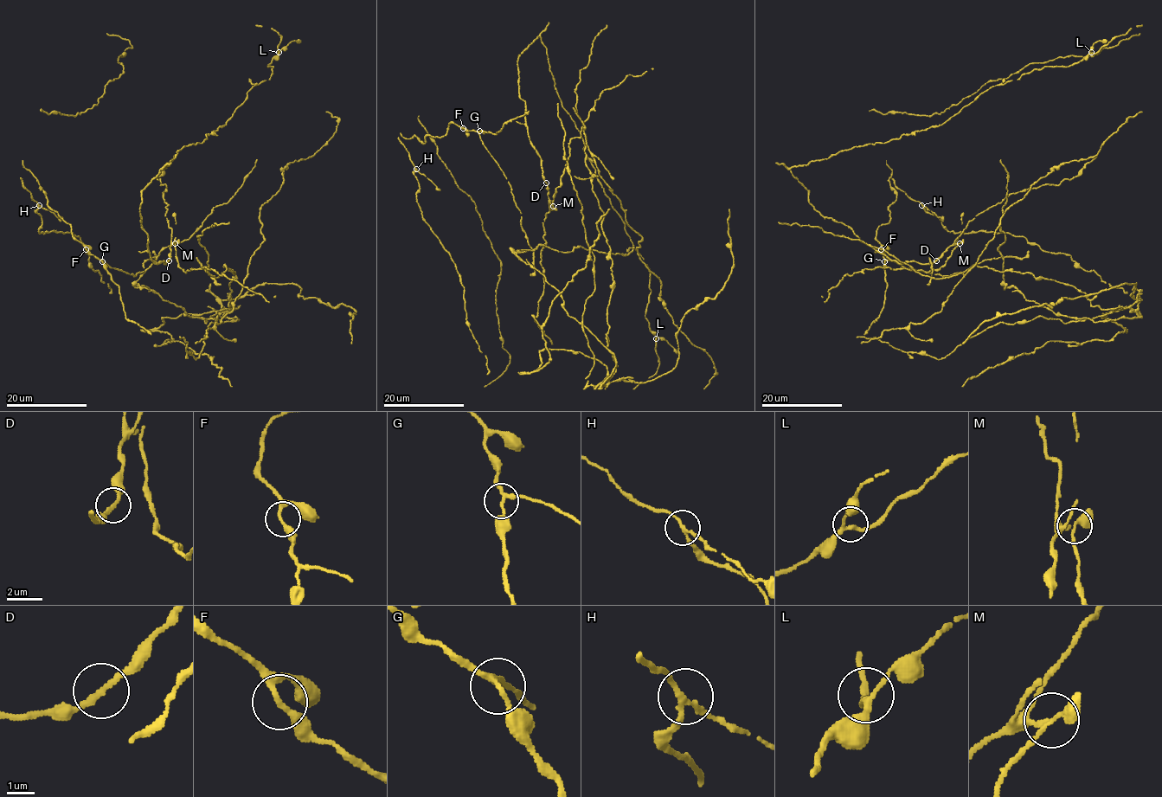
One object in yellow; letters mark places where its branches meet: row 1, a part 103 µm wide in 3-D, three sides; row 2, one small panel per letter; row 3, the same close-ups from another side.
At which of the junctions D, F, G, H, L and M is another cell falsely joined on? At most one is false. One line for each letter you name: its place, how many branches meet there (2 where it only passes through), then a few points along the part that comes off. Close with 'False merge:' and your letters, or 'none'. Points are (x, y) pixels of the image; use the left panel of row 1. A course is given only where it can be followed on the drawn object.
M: place (175, 243); branches 3
False merge: M

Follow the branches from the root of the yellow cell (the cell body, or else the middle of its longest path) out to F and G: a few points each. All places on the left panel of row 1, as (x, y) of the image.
F: (232, 280), (228, 305), (237, 308), (191, 318), (138, 286), (155, 257), (134, 275), (86, 249)
G: (232, 280), (228, 305), (239, 306), (204, 319), (138, 286), (155, 257), (136, 275), (102, 261)

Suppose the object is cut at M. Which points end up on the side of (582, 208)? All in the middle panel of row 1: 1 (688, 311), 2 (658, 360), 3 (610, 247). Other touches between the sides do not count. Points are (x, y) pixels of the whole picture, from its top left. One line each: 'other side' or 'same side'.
1: same side
2: other side
3: same side

